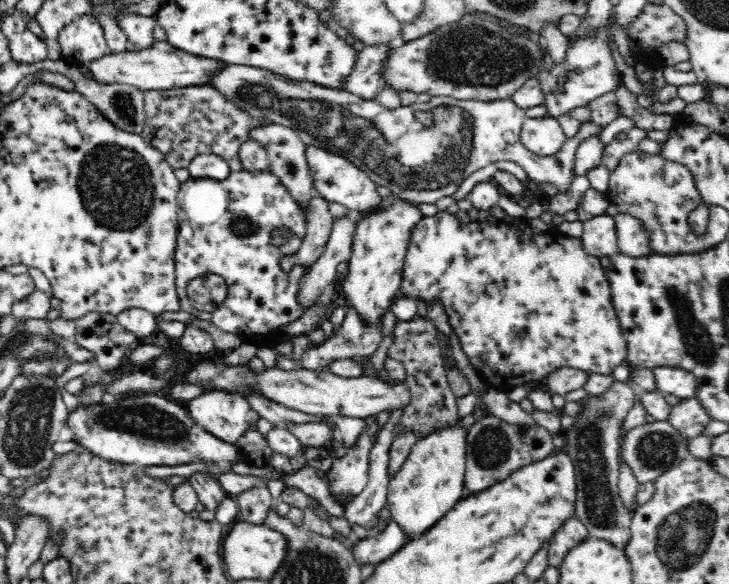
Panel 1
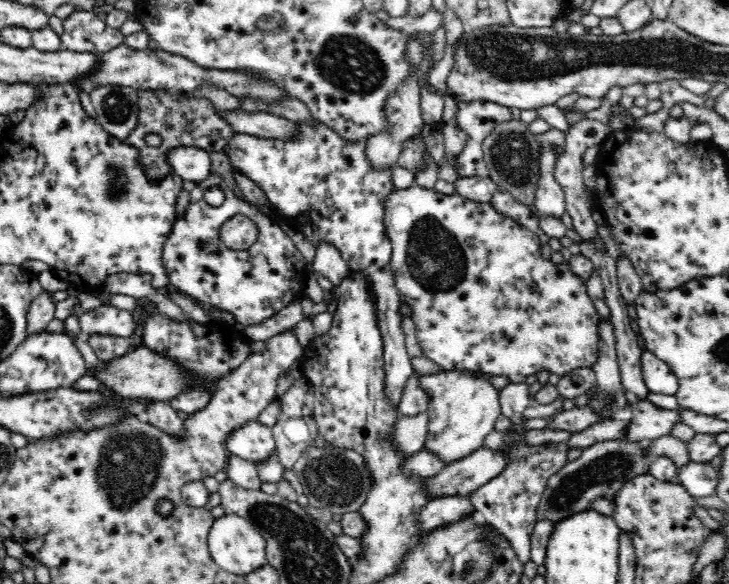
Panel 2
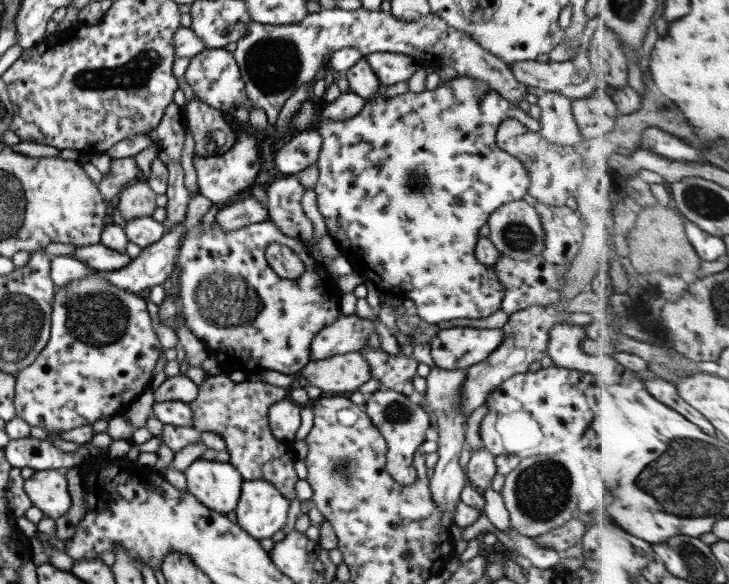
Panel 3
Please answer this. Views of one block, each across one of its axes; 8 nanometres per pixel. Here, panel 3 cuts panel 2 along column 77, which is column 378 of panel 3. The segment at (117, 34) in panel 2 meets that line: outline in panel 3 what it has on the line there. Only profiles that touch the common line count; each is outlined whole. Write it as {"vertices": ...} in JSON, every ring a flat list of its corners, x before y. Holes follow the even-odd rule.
{"vertices":[[361,6,353,10,320,9,307,13,295,24,262,25,249,21,245,35,237,39,233,59,240,70,247,100,266,114,268,135,274,132,277,113,285,100,301,84,314,83,323,60,345,47,355,47,363,57,371,52,393,52,413,57,420,64,437,59,441,65,452,67,459,77,483,81,513,105,525,98,526,86,515,80,506,62,489,54,469,33,447,26,441,18,427,14,419,20,403,22,393,18,389,11,372,11]]}

